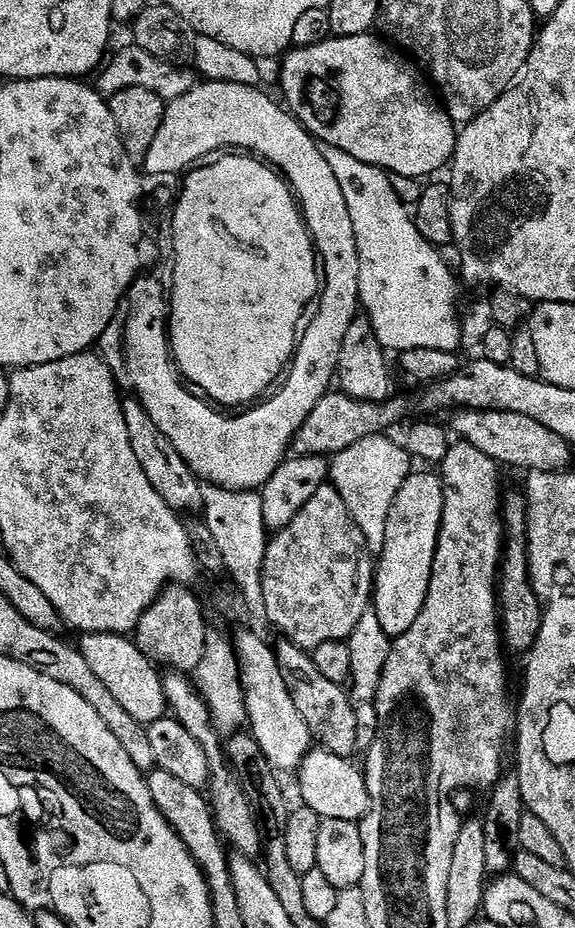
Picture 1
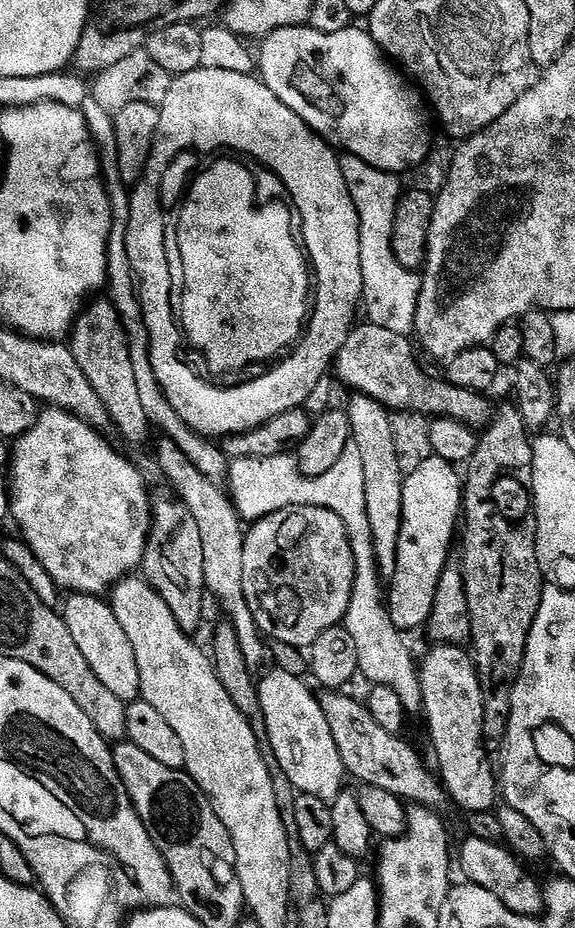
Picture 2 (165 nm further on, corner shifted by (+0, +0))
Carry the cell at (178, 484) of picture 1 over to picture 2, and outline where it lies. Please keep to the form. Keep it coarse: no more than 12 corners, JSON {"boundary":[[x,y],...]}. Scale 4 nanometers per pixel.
{"boundary":[[93,299],[70,333],[113,429],[144,446],[146,418],[128,339],[111,300]]}

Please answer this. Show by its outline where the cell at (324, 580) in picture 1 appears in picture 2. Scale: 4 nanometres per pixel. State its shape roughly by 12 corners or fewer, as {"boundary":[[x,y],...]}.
{"boundary":[[294,505],[244,538],[242,590],[269,641],[343,625],[354,550]]}

